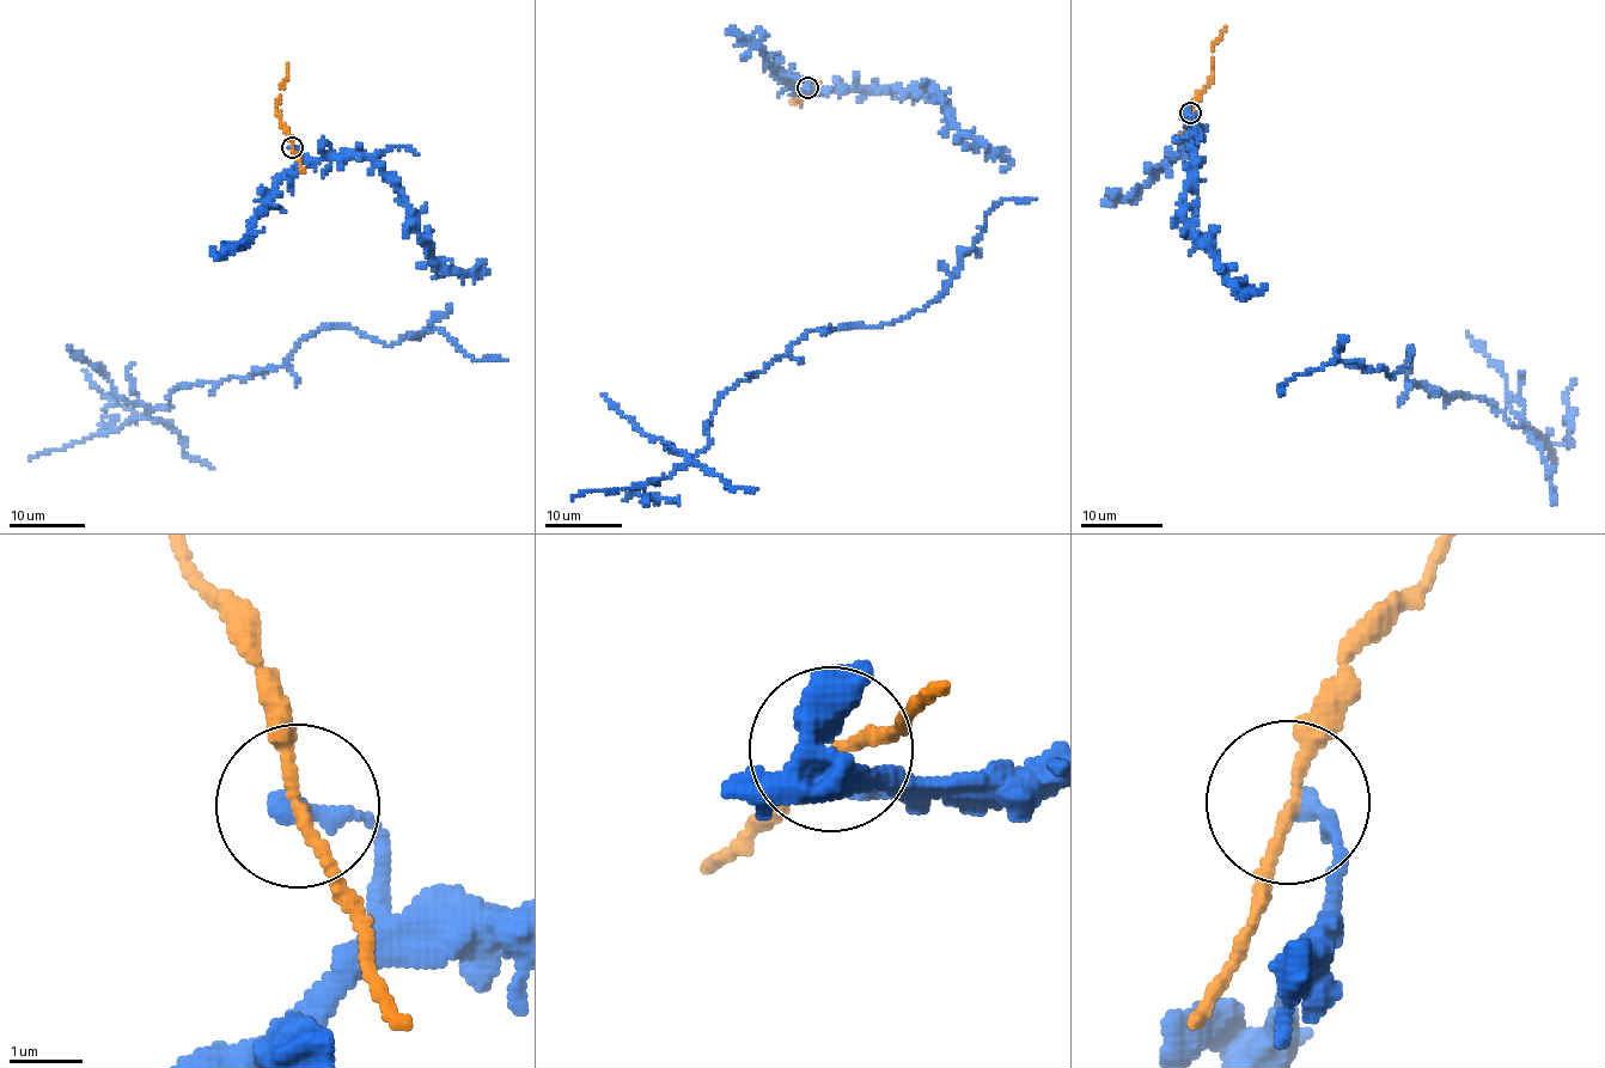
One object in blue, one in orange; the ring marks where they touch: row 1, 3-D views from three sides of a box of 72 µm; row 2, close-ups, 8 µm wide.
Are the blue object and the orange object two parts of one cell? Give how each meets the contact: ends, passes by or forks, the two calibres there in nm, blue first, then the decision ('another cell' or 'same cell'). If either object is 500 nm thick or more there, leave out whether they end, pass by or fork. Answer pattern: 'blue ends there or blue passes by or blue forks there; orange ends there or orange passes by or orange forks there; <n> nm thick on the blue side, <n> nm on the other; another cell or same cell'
blue ends there; orange passes by; 280 nm thick on the blue side, 150 nm on the other; another cell

